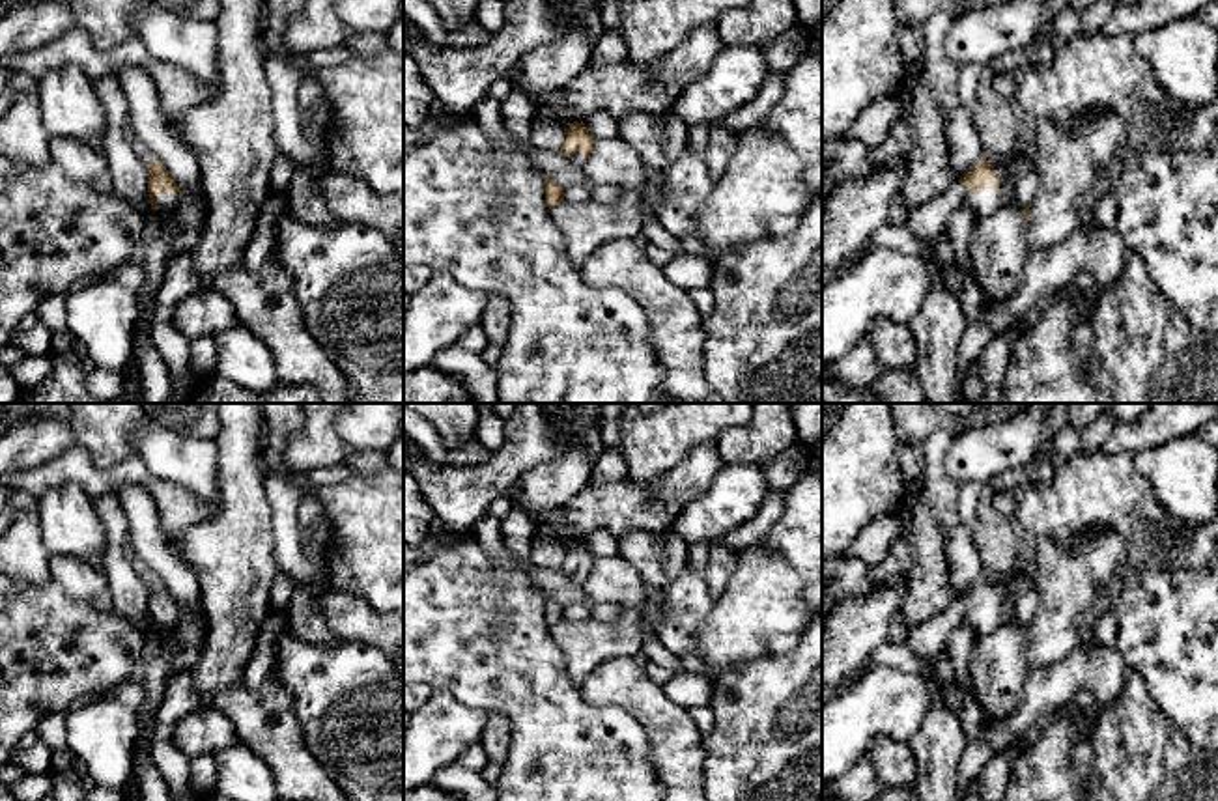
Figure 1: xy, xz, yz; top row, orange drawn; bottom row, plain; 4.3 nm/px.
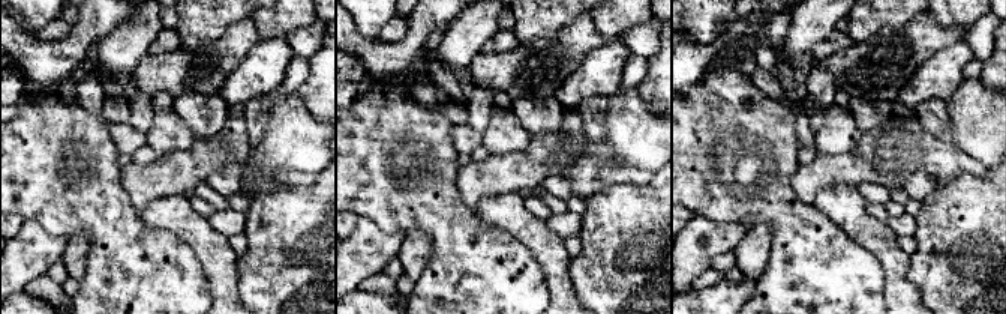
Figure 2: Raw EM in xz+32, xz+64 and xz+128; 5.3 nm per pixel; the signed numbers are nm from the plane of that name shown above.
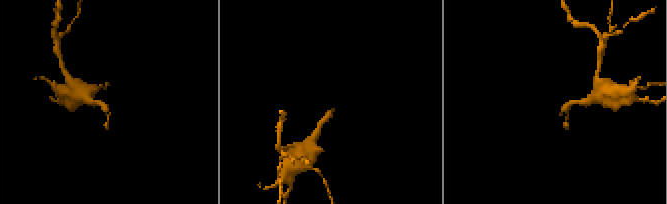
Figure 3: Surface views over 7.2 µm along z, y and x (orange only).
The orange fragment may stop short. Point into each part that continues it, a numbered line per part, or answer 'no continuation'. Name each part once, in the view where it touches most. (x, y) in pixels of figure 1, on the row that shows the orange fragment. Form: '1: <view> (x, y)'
1: yz (929, 221)

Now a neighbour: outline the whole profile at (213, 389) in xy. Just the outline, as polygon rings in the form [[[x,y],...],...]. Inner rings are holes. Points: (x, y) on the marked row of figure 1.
[[[213,373],[196,381],[187,403],[321,403],[321,398],[308,385],[282,383],[269,392],[258,394]]]

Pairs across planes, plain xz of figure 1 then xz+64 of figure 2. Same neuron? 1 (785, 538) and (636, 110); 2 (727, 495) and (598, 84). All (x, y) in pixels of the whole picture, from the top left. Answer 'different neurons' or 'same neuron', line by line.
1: different neurons
2: same neuron

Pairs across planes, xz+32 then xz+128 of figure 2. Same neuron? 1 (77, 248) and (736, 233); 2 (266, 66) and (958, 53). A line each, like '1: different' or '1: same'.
1: different
2: same

